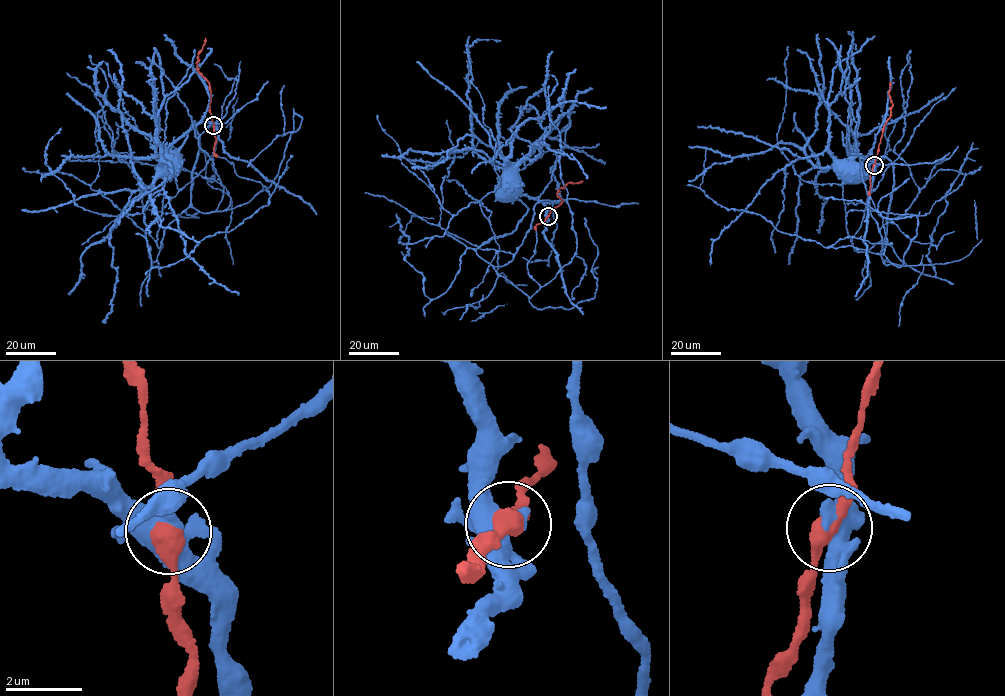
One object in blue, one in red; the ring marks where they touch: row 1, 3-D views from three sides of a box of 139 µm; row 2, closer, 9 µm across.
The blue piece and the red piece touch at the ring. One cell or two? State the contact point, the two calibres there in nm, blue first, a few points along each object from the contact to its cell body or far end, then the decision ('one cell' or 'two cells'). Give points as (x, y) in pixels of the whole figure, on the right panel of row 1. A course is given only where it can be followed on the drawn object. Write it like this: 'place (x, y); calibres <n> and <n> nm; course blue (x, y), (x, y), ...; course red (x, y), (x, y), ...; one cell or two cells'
place (874, 165); calibres 480 and 400 nm; course blue (874, 165), (871, 154), (833, 162), (837, 164); course red (874, 165), (883, 127), (890, 114), (890, 82); one cell

